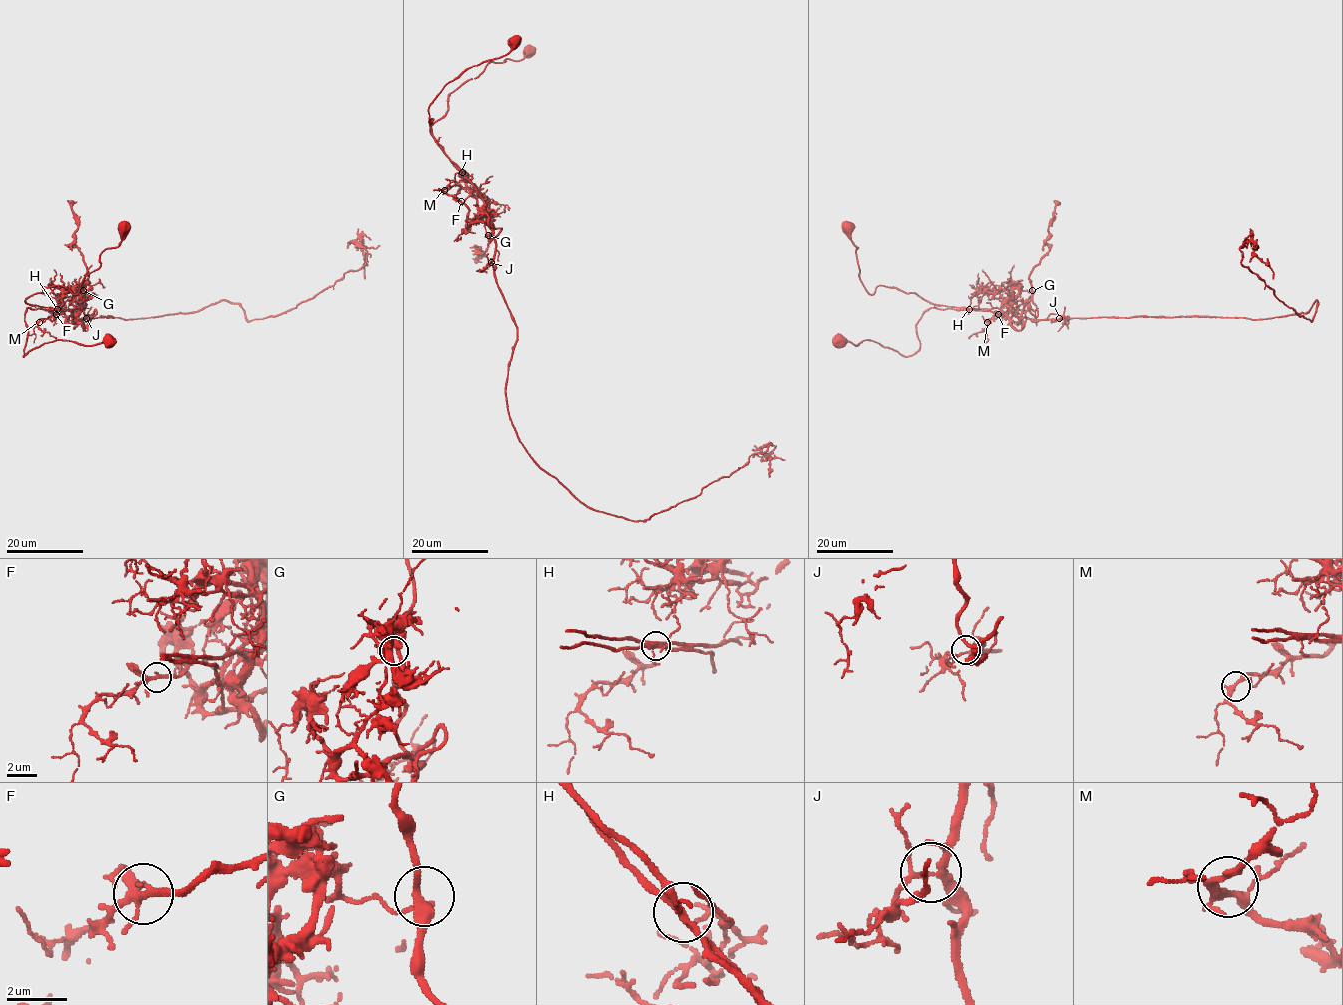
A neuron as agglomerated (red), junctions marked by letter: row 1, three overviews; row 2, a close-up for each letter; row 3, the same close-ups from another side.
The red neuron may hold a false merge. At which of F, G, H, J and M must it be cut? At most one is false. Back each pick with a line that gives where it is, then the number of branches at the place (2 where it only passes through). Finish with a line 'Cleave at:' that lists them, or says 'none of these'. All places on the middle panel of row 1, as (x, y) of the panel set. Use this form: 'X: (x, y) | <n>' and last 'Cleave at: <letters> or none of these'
H: (462, 172) | 4
Cleave at: H

